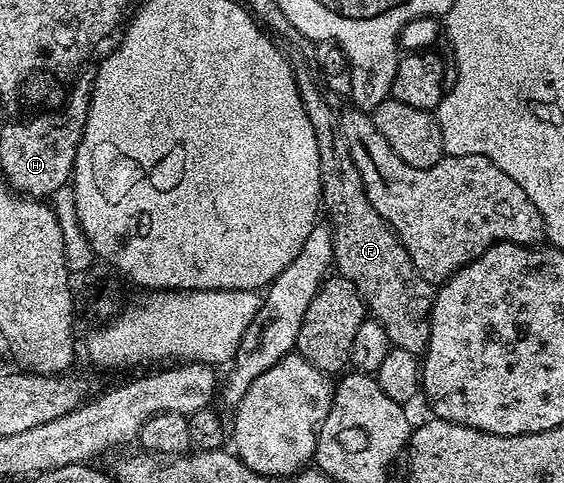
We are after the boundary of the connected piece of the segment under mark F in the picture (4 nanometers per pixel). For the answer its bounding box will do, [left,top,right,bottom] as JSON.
[287,48,435,354]

